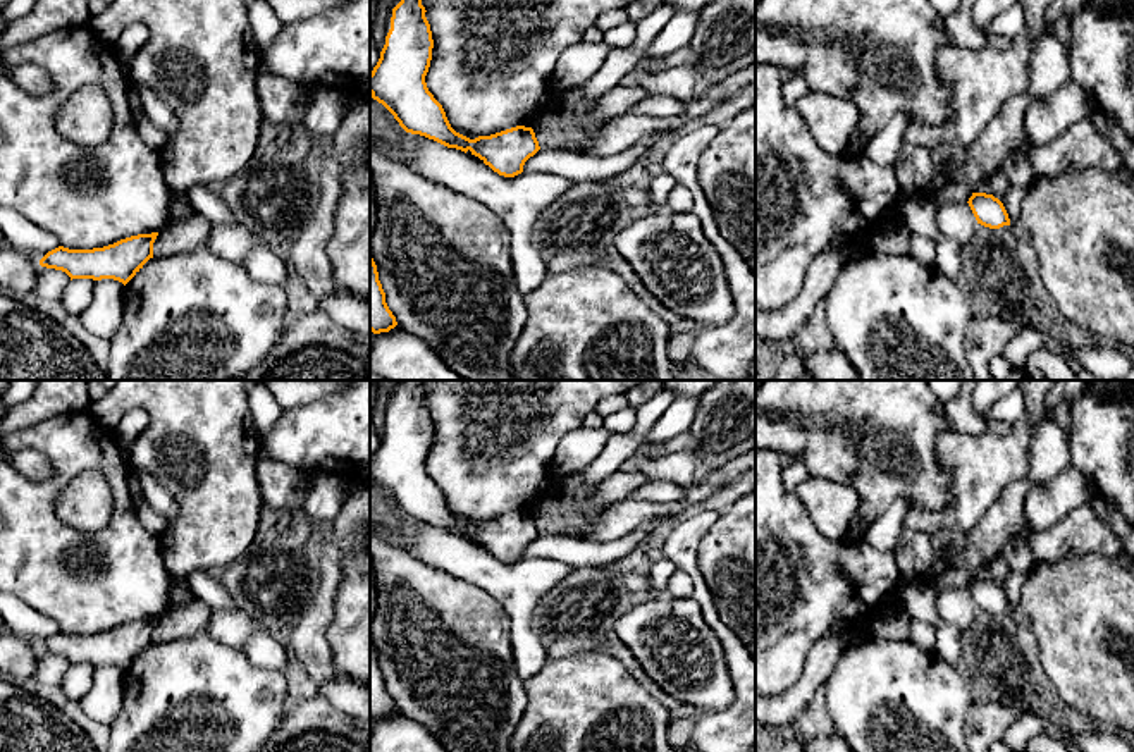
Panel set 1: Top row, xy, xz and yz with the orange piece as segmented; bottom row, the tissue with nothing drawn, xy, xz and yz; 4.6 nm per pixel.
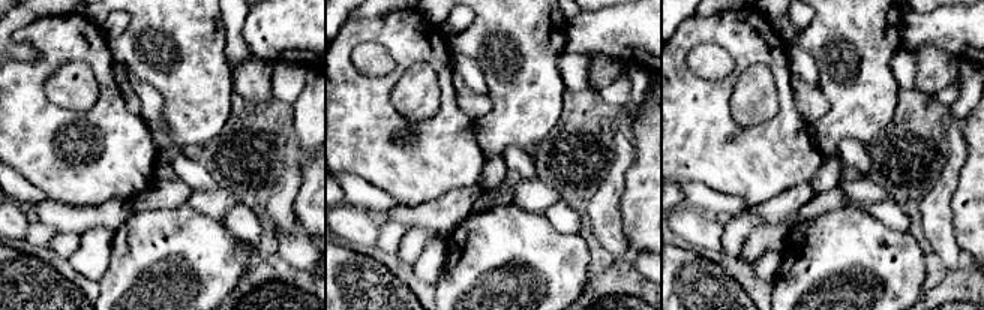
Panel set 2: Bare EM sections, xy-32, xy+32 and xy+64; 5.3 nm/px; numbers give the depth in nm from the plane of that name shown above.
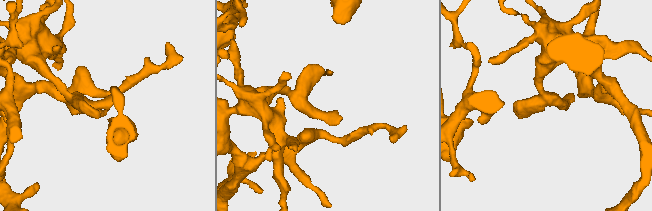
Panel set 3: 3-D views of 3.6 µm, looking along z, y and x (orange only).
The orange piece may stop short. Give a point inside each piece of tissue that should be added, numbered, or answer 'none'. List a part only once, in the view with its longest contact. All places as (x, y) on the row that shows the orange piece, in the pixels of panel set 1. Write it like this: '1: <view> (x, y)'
none

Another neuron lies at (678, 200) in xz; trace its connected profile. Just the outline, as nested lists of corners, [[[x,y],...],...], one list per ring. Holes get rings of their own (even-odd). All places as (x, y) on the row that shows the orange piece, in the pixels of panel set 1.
[[[676,184],[668,194],[666,210],[669,212],[692,212],[693,196],[683,184]]]

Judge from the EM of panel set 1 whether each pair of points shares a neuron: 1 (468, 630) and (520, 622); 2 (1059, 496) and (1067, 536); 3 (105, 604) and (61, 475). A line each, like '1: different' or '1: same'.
1: different
2: different
3: same

